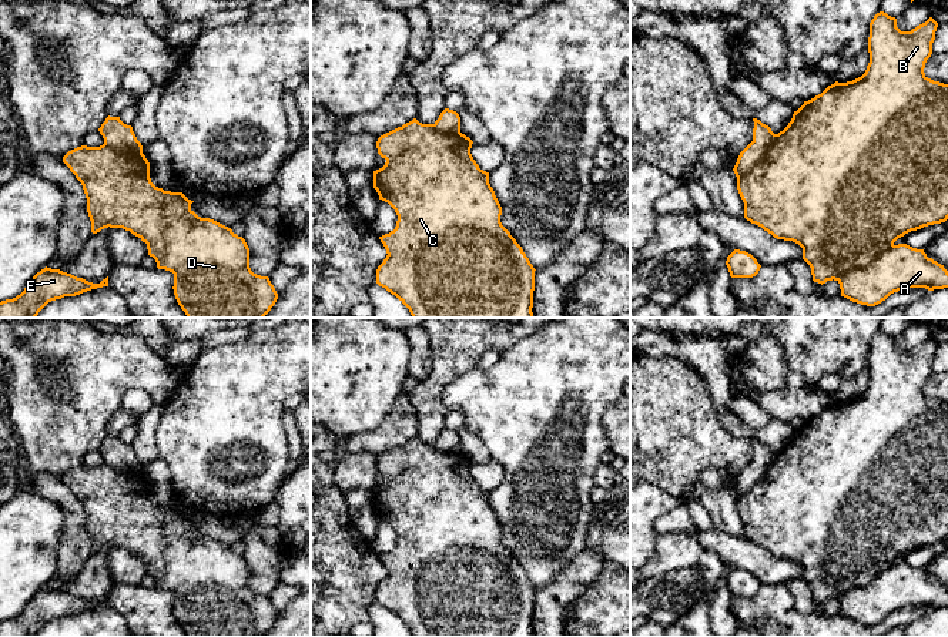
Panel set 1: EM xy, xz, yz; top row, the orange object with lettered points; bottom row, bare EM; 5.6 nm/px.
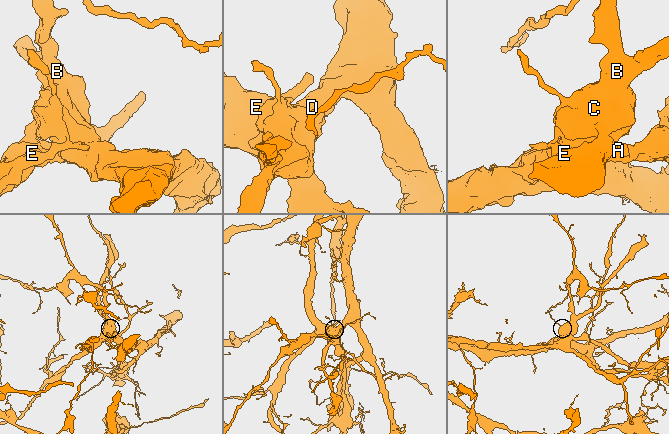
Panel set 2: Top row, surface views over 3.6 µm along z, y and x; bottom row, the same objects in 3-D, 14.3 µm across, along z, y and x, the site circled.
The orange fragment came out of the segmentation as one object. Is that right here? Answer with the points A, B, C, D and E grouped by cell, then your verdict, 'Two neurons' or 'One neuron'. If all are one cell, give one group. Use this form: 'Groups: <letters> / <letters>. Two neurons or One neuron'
Groups: A E / B C D. Two neurons

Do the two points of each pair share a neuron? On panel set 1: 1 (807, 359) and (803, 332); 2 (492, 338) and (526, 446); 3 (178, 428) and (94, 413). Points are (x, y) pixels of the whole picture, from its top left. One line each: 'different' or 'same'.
1: same
2: different
3: different

